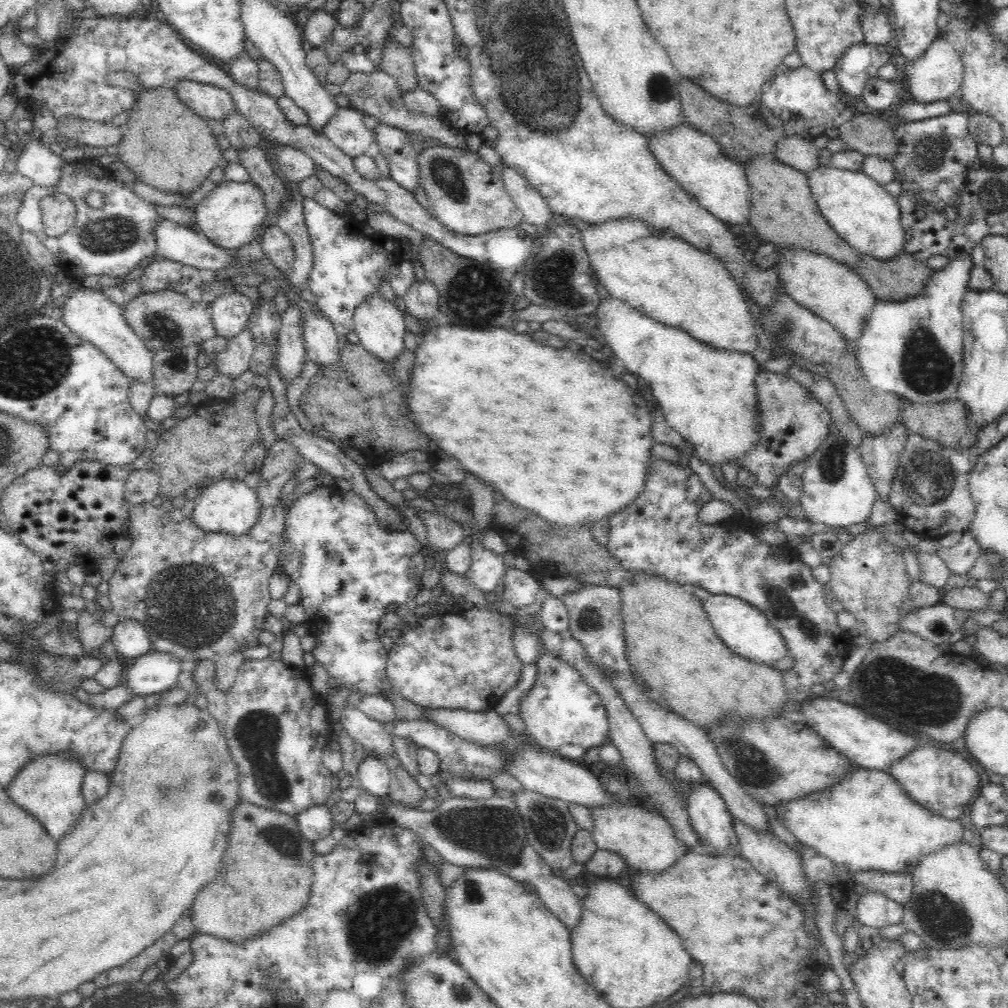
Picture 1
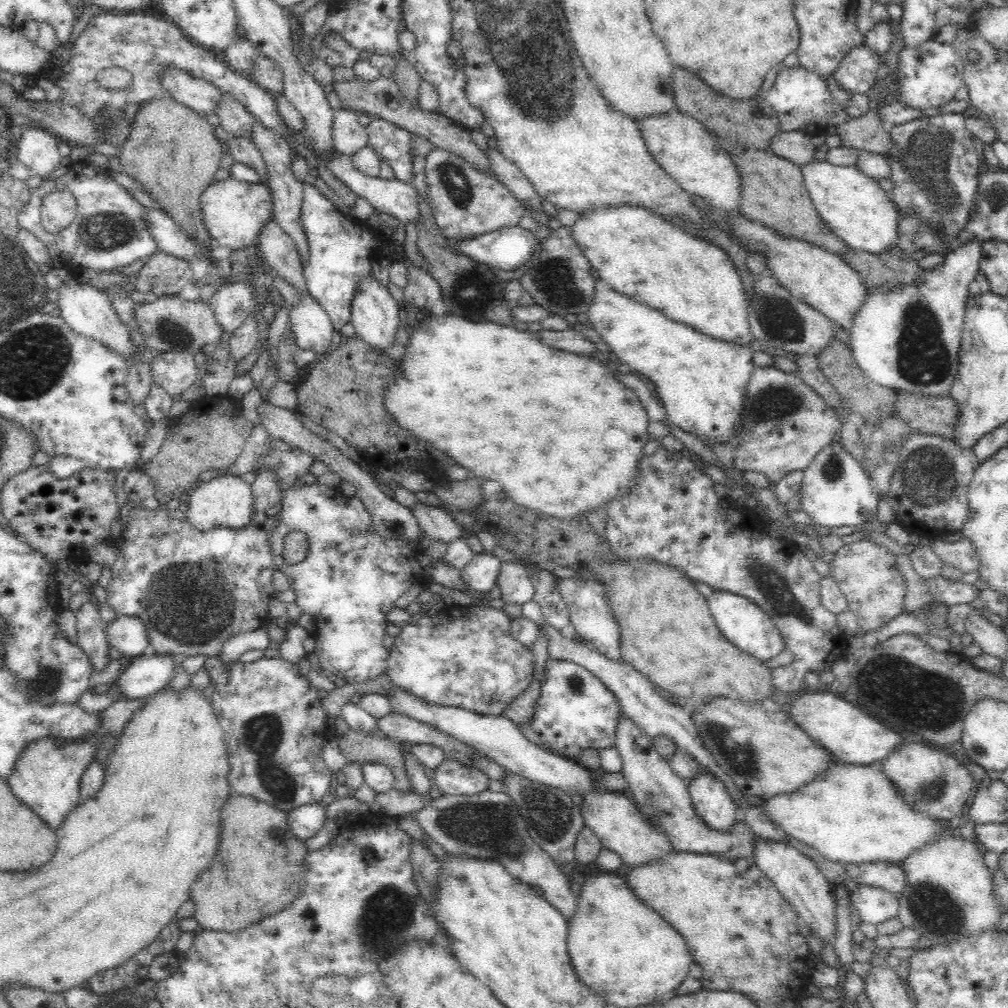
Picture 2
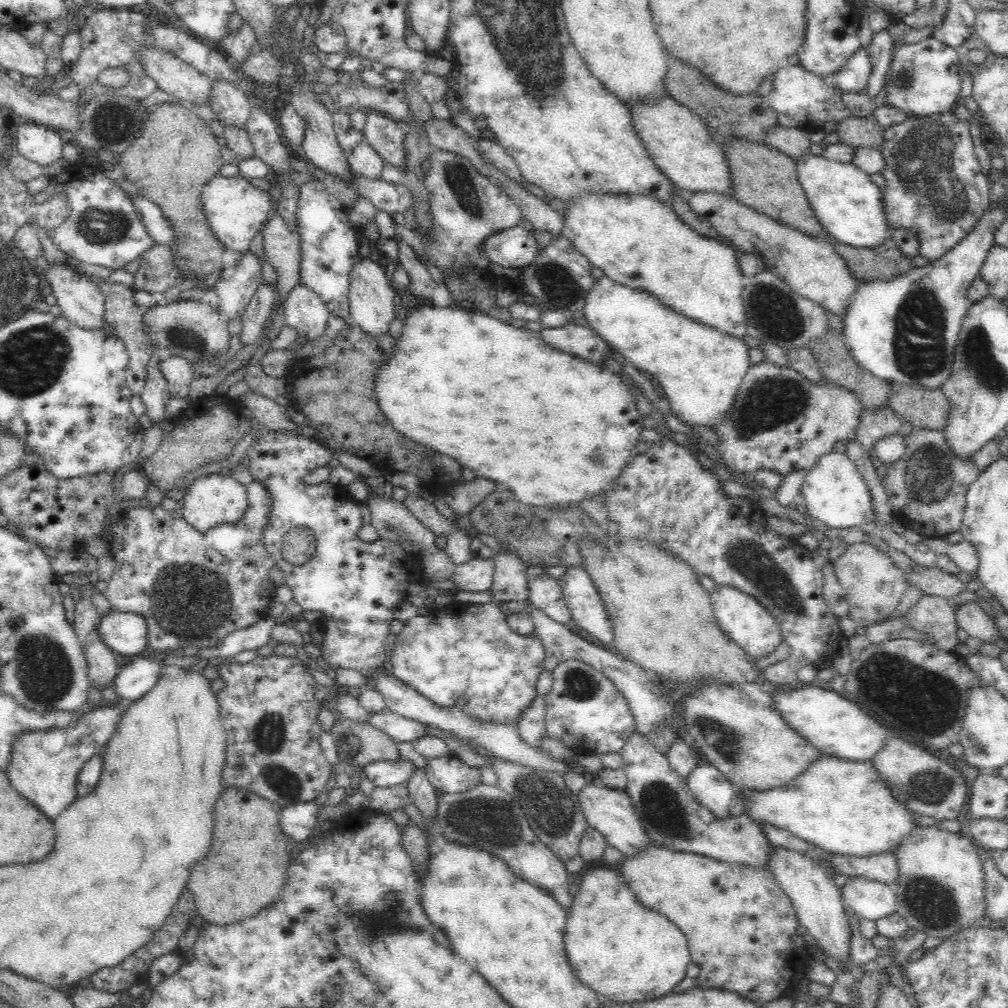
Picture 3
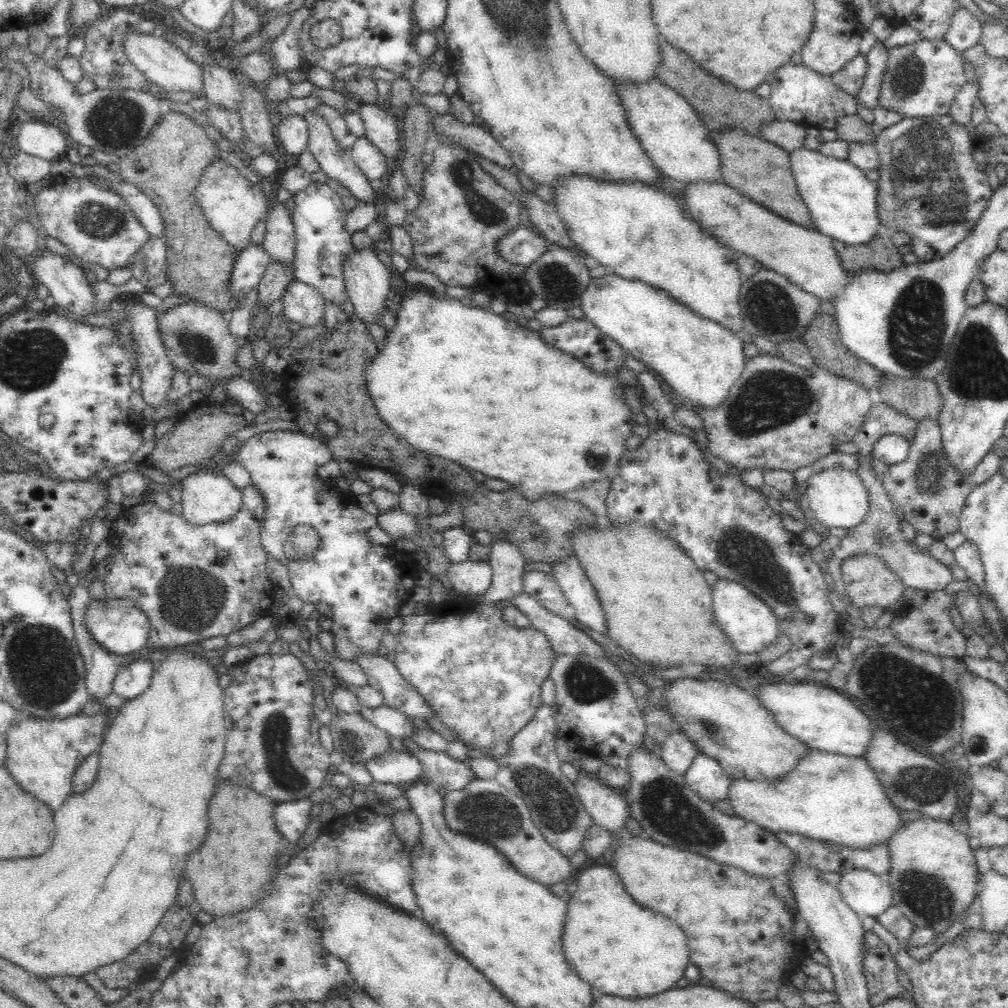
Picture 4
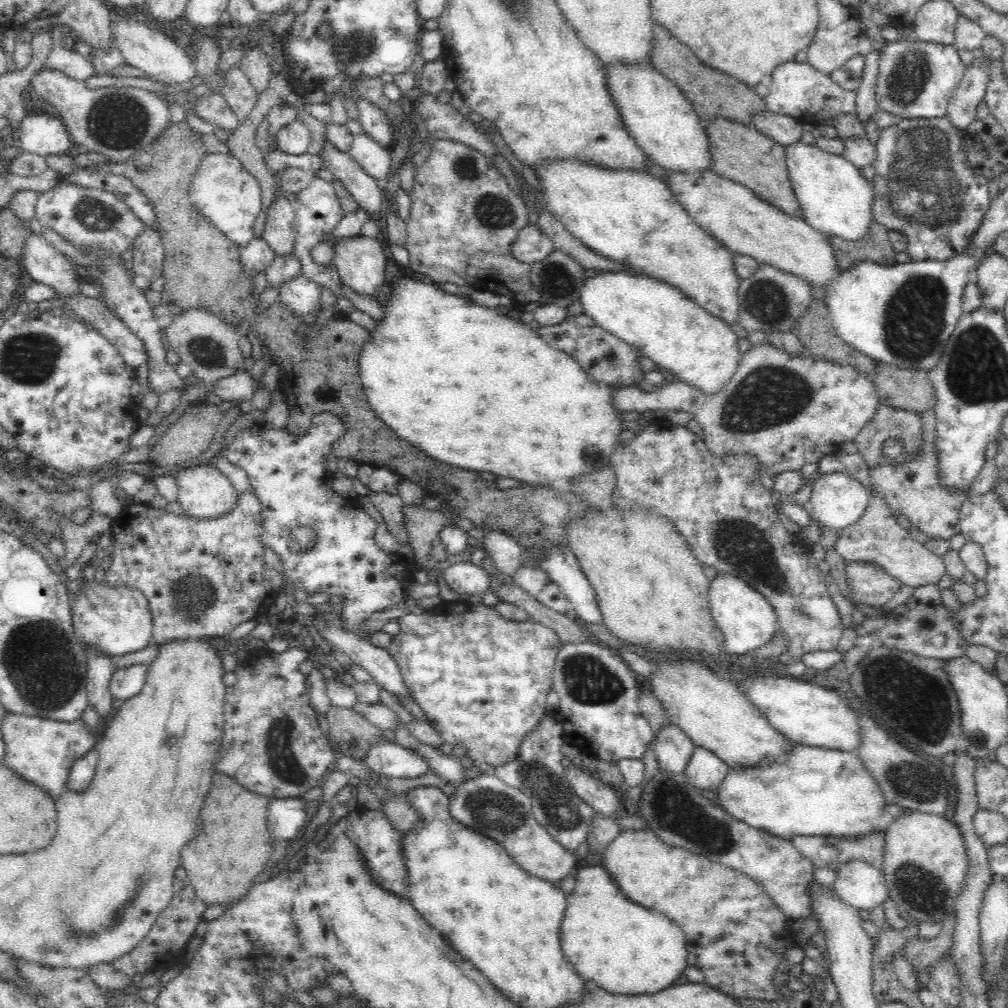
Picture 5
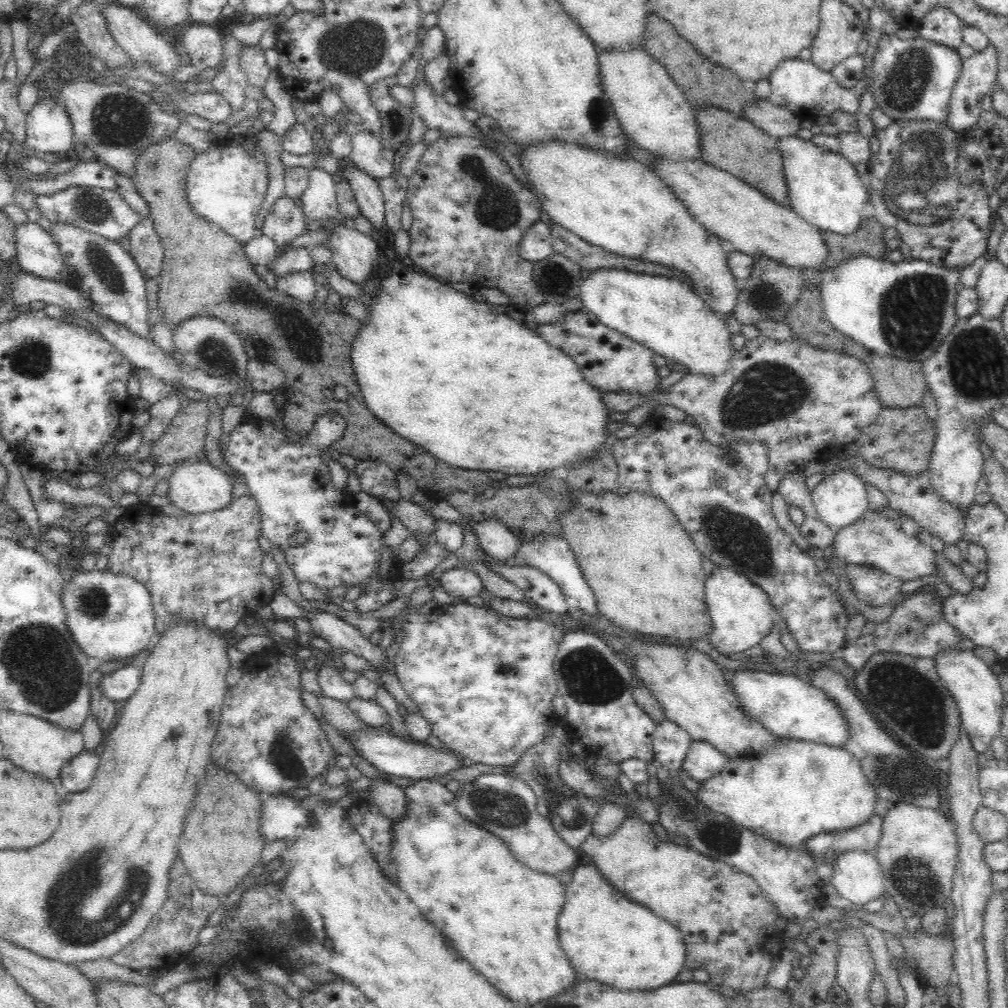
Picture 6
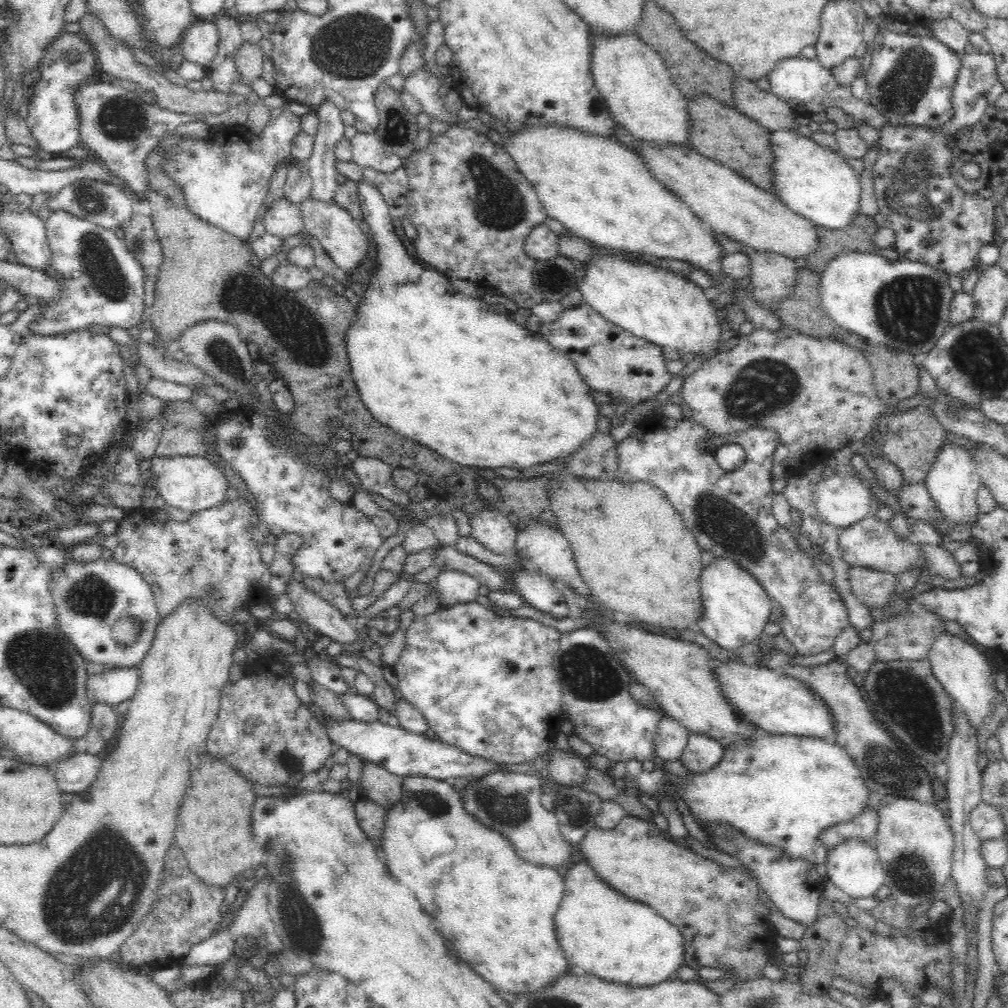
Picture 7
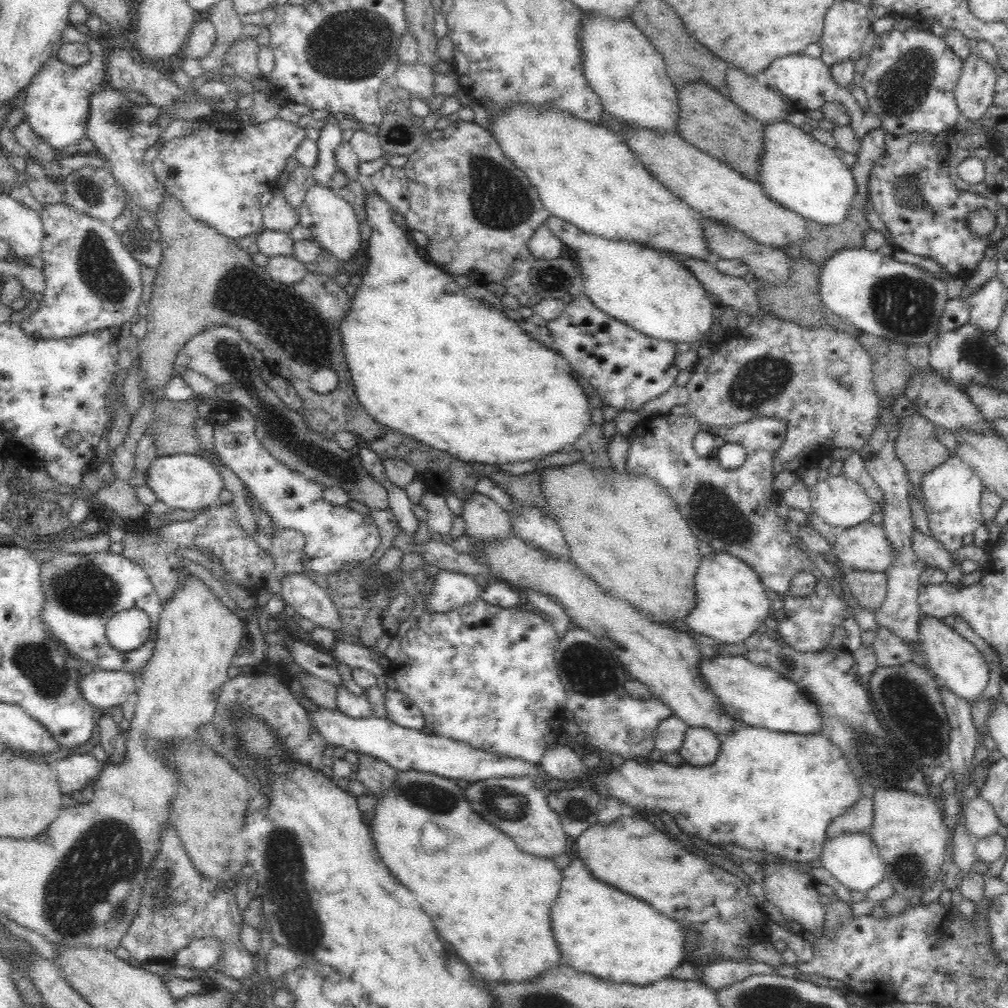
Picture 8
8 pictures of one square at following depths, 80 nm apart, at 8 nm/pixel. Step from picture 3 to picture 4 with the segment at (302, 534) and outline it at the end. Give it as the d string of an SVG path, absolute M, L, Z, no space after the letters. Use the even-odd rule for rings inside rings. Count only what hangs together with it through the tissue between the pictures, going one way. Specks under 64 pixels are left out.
M297 524L283 543L283 552L289 560L309 560L319 548L317 532L308 524Z

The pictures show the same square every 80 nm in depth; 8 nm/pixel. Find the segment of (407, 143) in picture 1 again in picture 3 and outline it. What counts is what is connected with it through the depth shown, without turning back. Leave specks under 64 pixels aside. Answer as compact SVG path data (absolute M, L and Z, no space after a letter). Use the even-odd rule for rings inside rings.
M366 112L366 122L363 127L364 140L372 147L382 160L404 173L406 151L404 139L406 127L400 122L389 119L381 112Z

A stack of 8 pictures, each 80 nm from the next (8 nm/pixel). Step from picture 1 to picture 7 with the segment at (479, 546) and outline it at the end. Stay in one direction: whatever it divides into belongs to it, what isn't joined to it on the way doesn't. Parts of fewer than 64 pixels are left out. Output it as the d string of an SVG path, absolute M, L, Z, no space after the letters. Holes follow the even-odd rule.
M443 570L435 581L440 607L475 601L481 585L473 576L458 570Z

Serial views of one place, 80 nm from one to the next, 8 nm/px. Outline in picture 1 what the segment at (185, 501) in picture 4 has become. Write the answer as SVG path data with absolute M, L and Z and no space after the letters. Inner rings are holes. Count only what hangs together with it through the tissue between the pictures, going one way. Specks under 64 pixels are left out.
M222 479L203 485L202 492L195 500L192 519L204 532L222 532L226 535L242 536L256 524L260 511L260 499L254 488L244 481Z

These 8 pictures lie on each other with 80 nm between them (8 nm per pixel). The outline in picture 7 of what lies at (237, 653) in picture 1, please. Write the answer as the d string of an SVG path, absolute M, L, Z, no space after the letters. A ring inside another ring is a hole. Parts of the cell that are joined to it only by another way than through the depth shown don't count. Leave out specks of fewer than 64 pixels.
M242 495L232 501L224 501L218 506L192 513L186 520L160 520L155 517L155 510L130 508L124 518L117 522L114 535L118 546L113 551L112 559L138 571L146 584L150 585L158 619L164 620L178 605L186 601L200 601L216 619L234 623L234 612L249 611L254 605L268 602L271 569L260 559L259 545L252 539L252 528L260 527L260 518L256 508L250 505Z

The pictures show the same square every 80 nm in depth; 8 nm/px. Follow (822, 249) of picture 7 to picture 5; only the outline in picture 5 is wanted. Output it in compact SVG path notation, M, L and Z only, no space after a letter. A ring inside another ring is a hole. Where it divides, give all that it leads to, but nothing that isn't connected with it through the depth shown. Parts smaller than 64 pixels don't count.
M874 220L860 240L846 241L837 236L828 236L838 269L846 272L862 261L876 261L881 266L898 264L895 259L897 252L889 241L888 231Z

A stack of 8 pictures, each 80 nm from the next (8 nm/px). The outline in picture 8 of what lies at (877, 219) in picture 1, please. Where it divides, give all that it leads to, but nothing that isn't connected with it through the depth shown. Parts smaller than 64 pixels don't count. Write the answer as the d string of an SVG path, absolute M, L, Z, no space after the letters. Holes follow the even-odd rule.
M788 121L773 122L764 127L765 153L759 162L759 183L767 195L778 204L795 212L804 219L813 220L821 225L840 224L854 204L857 184L852 169L840 157L835 149L818 142L810 133L790 125Z

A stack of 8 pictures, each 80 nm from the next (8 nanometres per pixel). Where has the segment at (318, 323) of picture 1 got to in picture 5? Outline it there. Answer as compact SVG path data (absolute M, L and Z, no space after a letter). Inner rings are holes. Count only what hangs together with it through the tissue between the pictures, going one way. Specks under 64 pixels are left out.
M297 275L294 280L282 284L278 302L297 318L304 319L309 315L318 317L320 311L317 307L321 305L321 290L307 280L306 276Z

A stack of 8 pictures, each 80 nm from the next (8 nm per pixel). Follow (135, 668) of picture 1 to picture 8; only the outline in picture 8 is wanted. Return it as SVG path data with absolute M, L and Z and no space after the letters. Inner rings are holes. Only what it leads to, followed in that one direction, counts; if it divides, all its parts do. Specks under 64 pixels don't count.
M89 670L81 676L82 696L95 708L111 710L136 693L136 676L125 670Z

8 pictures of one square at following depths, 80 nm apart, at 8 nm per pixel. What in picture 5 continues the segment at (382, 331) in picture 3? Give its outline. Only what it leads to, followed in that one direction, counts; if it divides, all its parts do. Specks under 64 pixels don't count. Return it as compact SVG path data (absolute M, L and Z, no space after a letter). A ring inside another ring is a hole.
M346 237L339 240L333 256L342 284L371 300L385 284L386 257L380 244L377 238Z

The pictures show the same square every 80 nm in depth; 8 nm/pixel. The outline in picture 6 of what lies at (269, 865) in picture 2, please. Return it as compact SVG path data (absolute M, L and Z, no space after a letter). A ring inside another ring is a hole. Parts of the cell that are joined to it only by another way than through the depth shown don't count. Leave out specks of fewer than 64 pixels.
M210 763L206 767L206 782L198 790L194 808L186 820L178 858L190 872L191 880L206 895L220 899L234 892L260 862L264 838L260 834L260 808L264 795L247 788L232 773Z

